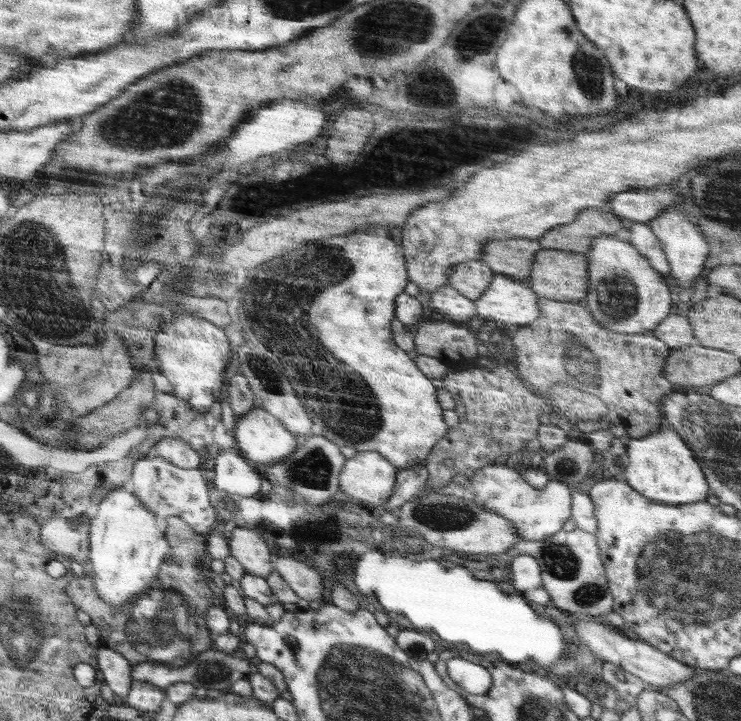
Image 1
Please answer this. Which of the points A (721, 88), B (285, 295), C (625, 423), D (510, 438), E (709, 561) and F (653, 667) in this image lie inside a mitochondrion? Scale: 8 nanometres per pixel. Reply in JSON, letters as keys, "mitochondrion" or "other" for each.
{"A":"other","B":"mitochondrion","C":"other","D":"other","E":"mitochondrion","F":"other"}

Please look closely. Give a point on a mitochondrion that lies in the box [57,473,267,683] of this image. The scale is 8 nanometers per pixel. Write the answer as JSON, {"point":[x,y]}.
{"point":[163,625]}

